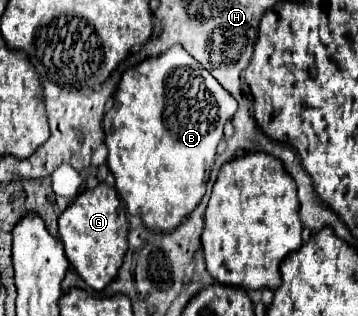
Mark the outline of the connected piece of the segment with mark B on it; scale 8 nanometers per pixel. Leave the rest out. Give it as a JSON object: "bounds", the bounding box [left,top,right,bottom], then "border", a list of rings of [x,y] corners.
{"bounds":[102,44,238,232],"border":[[[174,44],[170,50],[166,50],[166,52],[160,54],[160,56],[146,58],[146,60],[140,62],[138,66],[128,68],[128,70],[122,74],[120,82],[118,82],[118,90],[116,90],[116,94],[114,94],[114,106],[106,112],[104,122],[102,122],[104,136],[106,136],[104,142],[106,142],[106,148],[108,148],[108,160],[106,160],[106,164],[108,164],[110,172],[112,172],[114,178],[116,178],[116,190],[118,190],[120,200],[126,204],[126,210],[128,210],[130,214],[138,214],[138,216],[142,218],[142,222],[144,222],[146,228],[160,230],[160,232],[172,232],[172,230],[200,204],[200,200],[202,200],[202,196],[204,196],[204,192],[206,192],[206,172],[208,172],[208,168],[214,164],[216,148],[218,148],[218,144],[220,144],[220,140],[222,140],[222,128],[224,128],[224,124],[226,124],[228,120],[232,120],[236,108],[238,108],[238,104],[236,104],[236,100],[232,98],[232,94],[226,92],[226,90],[216,82],[216,78],[214,78],[200,62],[196,62],[182,46],[178,46],[178,44]]]}

